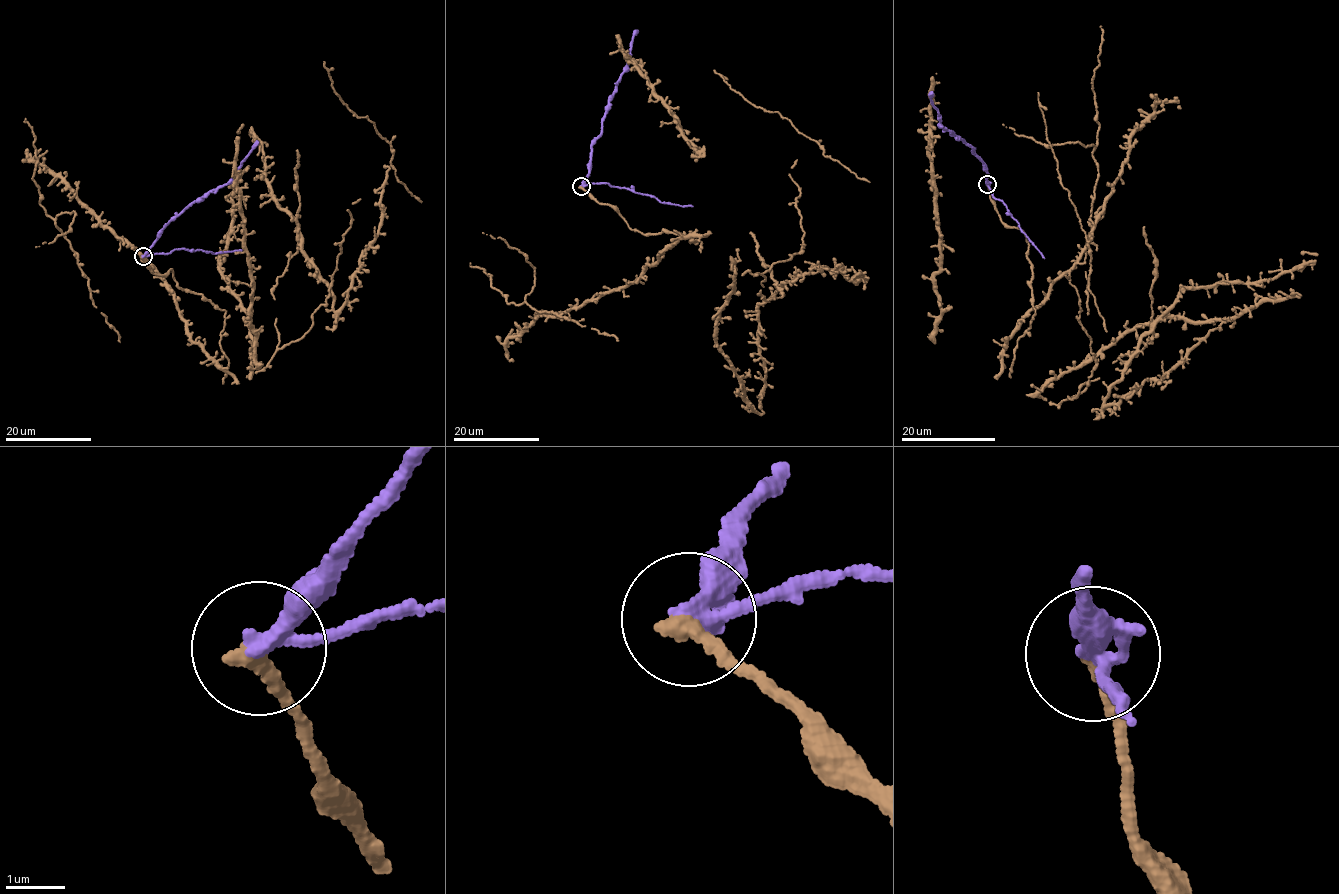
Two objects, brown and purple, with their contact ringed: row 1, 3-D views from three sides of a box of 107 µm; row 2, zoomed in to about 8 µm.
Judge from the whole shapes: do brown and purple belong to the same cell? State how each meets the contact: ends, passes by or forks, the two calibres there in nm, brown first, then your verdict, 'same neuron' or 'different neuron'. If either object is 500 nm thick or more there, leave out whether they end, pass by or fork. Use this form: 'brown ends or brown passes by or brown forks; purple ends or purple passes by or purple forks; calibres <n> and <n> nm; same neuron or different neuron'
brown ends; purple passes by; calibres 280 and 280 nm; different neuron

